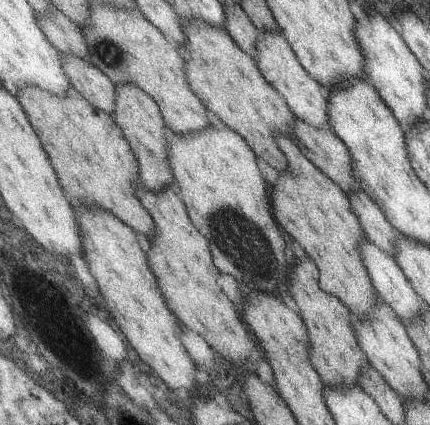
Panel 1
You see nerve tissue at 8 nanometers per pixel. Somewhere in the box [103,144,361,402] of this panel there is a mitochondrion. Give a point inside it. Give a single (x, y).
(249, 249)

